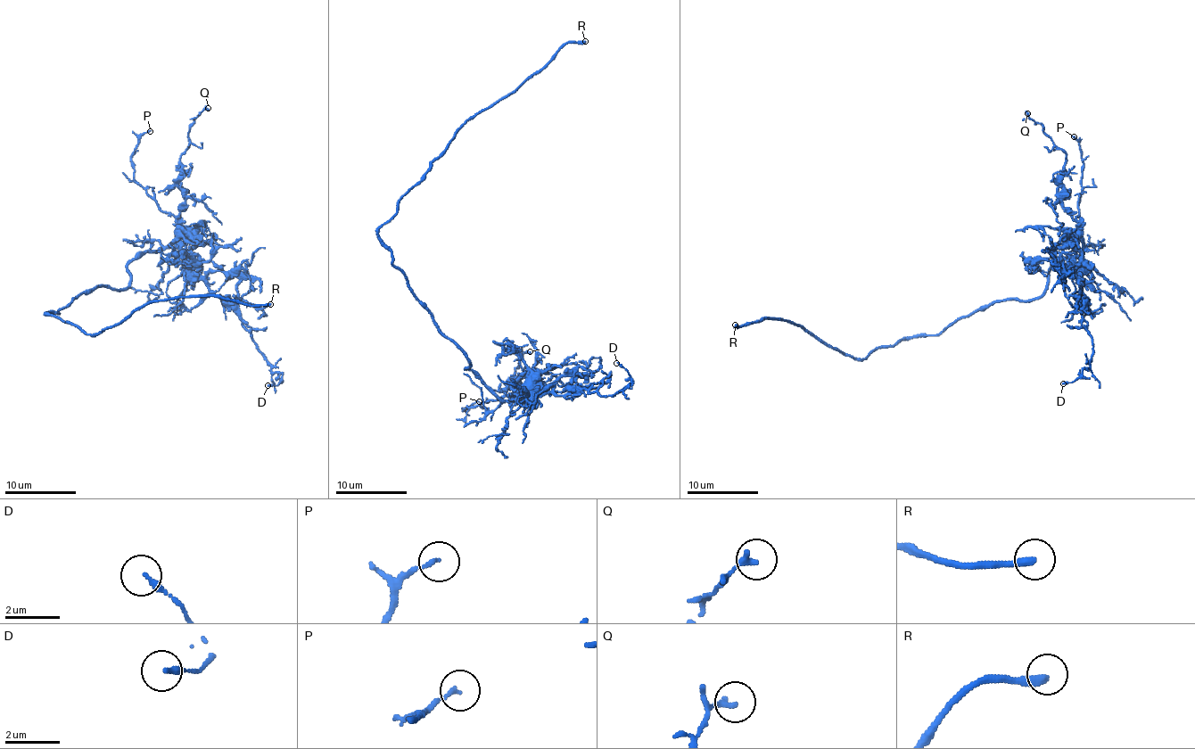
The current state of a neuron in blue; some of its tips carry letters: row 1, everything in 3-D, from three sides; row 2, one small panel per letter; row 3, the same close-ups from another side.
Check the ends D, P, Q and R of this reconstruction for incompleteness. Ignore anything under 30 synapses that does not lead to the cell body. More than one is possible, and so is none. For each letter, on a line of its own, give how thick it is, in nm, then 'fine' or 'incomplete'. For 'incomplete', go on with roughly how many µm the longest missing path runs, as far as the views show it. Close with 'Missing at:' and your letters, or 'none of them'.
D: 200 nm | fine
P: 130 nm | fine
Q: 200 nm | fine
R: 320 nm | incomplete | 20 µm
Missing at: R

